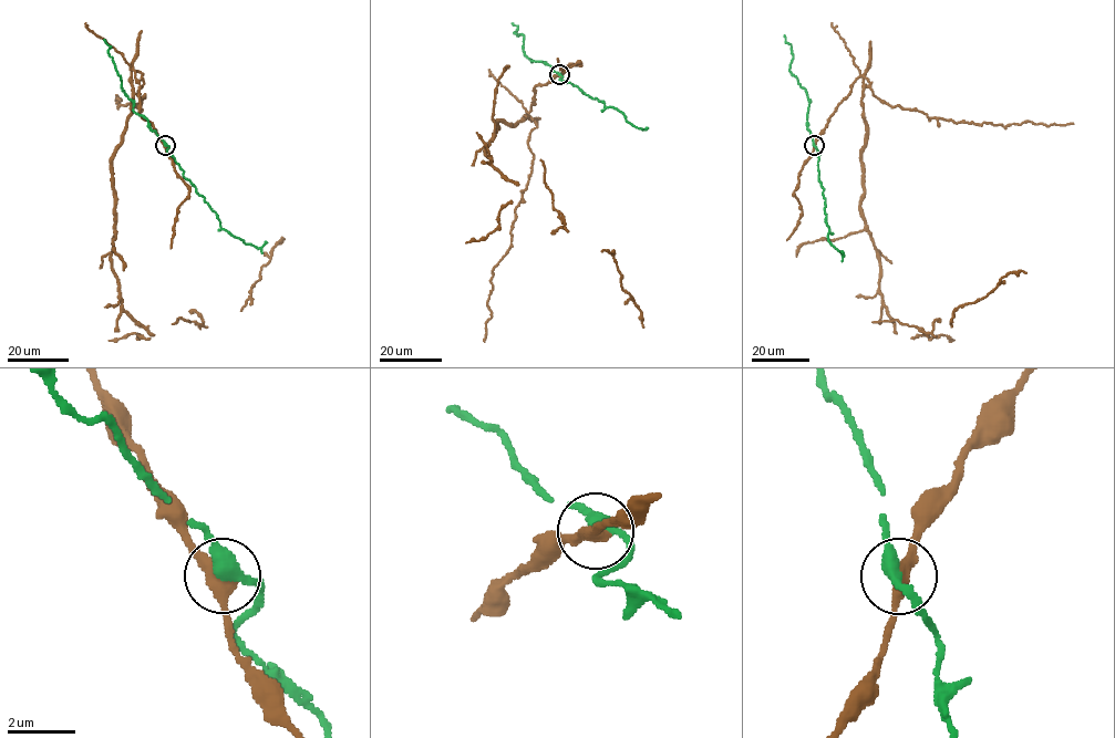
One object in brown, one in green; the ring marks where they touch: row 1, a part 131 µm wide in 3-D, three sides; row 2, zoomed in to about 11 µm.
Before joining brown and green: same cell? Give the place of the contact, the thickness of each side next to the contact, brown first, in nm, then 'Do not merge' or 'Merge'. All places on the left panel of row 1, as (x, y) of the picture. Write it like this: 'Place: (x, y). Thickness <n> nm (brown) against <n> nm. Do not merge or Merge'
Place: (165, 145). Thickness 400 nm (brown) against 360 nm. Do not merge

